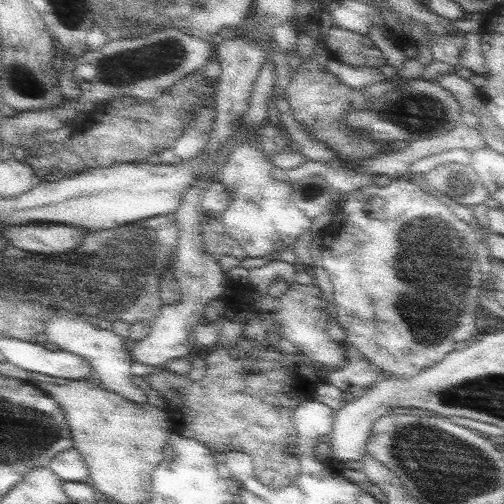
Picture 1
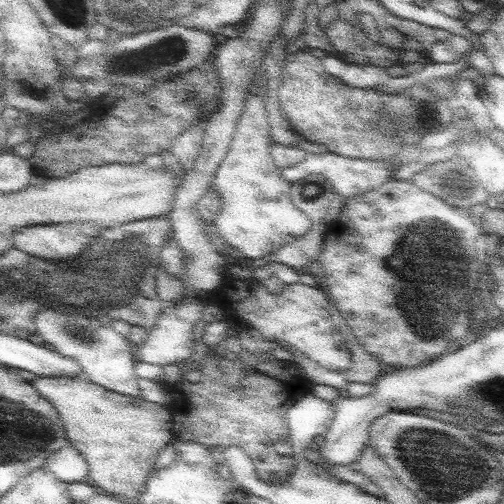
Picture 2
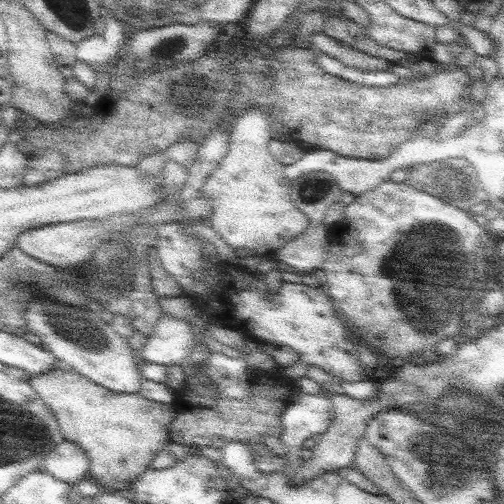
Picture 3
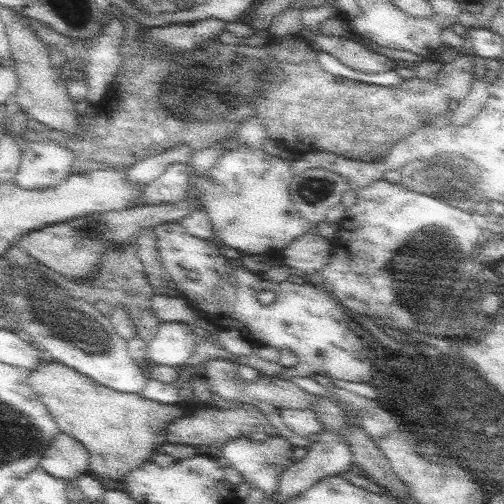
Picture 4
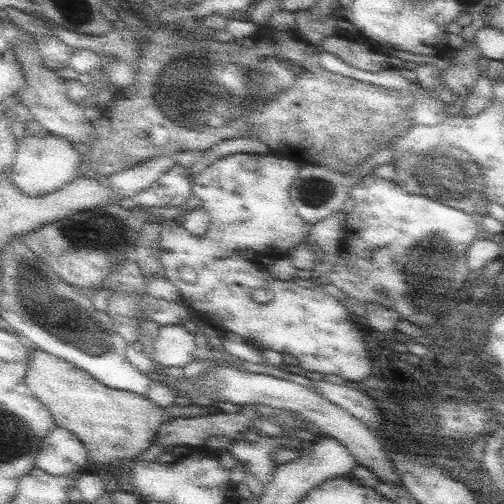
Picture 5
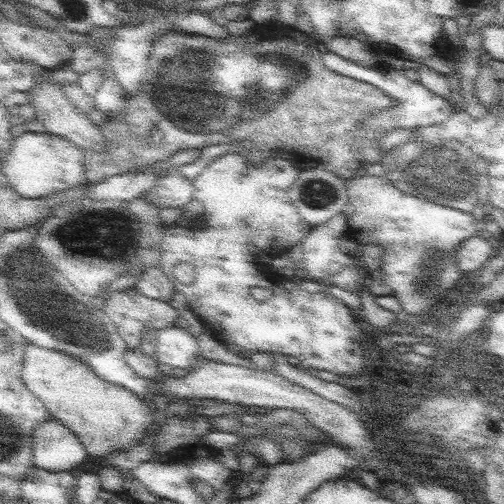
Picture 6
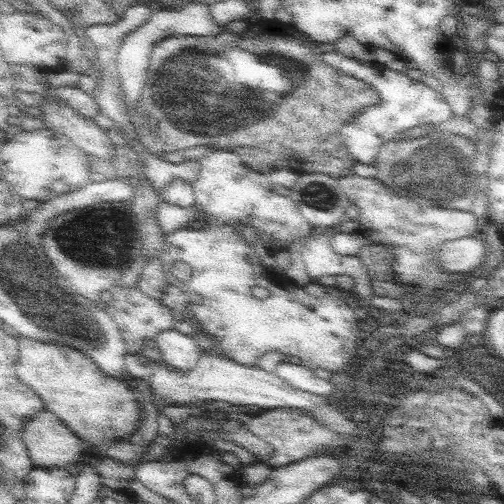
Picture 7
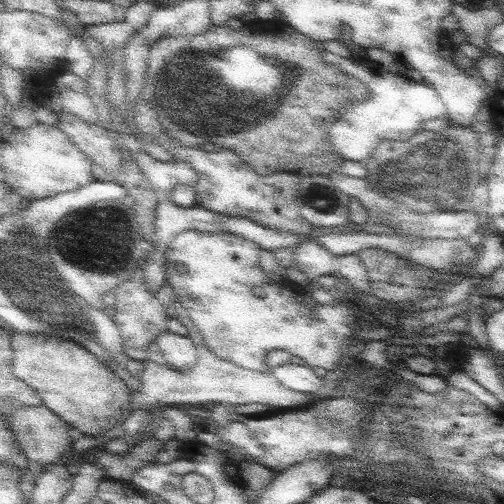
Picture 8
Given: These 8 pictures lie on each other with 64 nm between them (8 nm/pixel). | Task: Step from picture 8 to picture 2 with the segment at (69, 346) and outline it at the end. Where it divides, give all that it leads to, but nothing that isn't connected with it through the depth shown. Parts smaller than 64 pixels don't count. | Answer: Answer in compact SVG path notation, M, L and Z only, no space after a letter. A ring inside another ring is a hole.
M81 374L43 376L31 380L31 384L57 410L69 444L81 452L89 466L87 480L107 496L137 502L145 478L153 470L155 458L165 446L175 444L171 432L171 408L147 402L141 396L111 392Z

